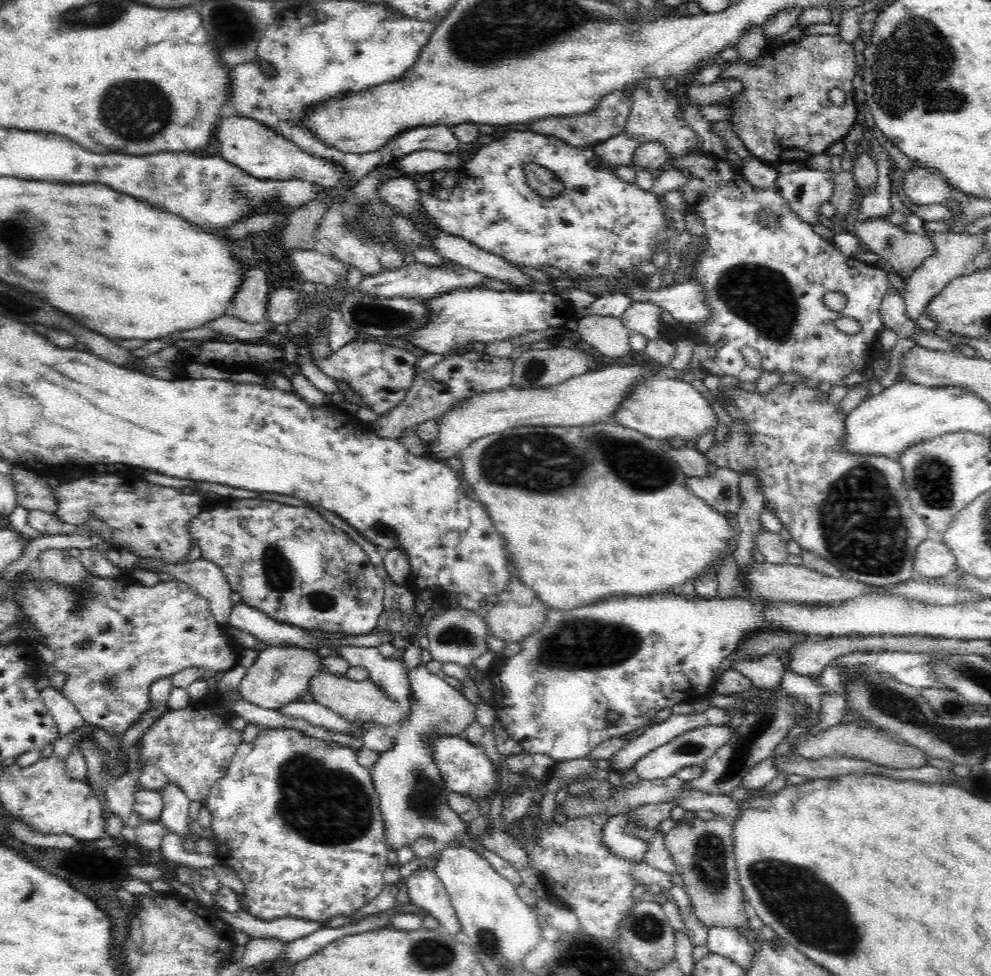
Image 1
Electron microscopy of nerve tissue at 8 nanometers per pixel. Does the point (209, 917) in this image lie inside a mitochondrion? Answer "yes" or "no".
no

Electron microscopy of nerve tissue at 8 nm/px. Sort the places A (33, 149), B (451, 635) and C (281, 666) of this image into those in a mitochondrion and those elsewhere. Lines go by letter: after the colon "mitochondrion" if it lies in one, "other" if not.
A: other
B: mitochondrion
C: mitochondrion

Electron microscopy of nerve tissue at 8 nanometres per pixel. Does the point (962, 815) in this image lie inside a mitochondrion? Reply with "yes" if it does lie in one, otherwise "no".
no

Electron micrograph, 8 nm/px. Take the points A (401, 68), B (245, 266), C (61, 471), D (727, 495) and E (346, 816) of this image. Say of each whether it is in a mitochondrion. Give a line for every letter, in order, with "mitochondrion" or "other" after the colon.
A: other
B: other
C: other
D: mitochondrion
E: mitochondrion

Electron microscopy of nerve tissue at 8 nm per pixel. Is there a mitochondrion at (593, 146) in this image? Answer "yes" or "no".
no

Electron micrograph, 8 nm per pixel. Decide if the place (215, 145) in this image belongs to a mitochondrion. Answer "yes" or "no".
no

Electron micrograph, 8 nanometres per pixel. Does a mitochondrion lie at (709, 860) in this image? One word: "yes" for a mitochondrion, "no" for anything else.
yes

